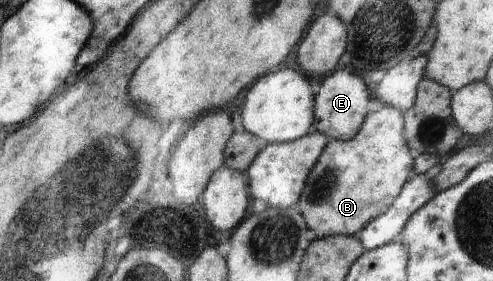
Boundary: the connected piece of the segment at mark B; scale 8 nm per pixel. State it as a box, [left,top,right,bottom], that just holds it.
[292,105,414,238]

